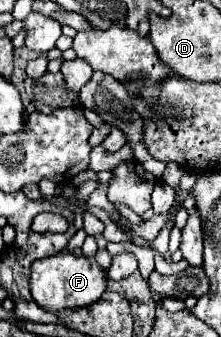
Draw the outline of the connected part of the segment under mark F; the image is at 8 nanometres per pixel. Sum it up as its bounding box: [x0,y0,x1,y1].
[31,252,107,312]

